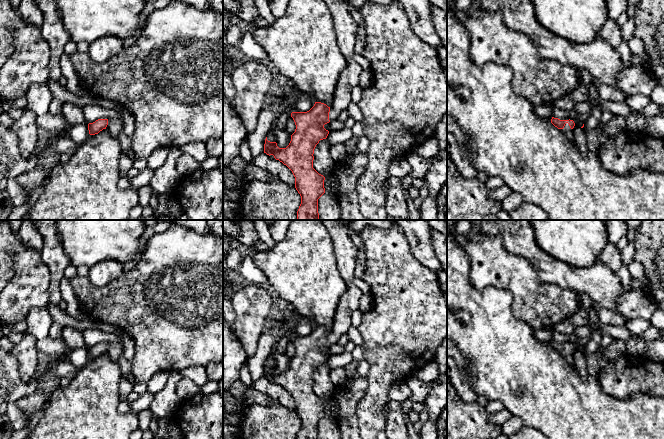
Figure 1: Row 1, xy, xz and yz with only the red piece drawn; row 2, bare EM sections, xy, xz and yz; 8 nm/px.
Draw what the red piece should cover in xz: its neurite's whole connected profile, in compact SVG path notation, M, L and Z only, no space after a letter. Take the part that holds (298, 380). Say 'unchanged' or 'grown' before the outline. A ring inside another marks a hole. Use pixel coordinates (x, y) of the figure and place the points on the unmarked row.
grown | M344 220L322 221L333 241L337 268L347 286L345 293L339 300L332 329L328 331L324 327L315 326L314 330L307 336L292 336L291 341L295 346L296 353L291 359L291 365L286 372L279 372L276 366L268 365L267 361L264 368L264 377L269 380L273 379L276 384L279 384L286 389L295 401L295 412L301 420L301 428L297 435L297 439L319 439L318 423L325 417L325 401L313 392L314 373L319 365L326 363L329 358L329 355L324 352L324 349L330 345L337 344L339 338L347 333L352 326L351 314L358 309L359 300L363 295L361 289L354 283L354 271L358 249L348 236L348 225L344 223Z

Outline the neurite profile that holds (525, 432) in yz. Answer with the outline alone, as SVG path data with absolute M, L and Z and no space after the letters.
M523 426L519 431L509 436L509 439L547 439L540 431Z

